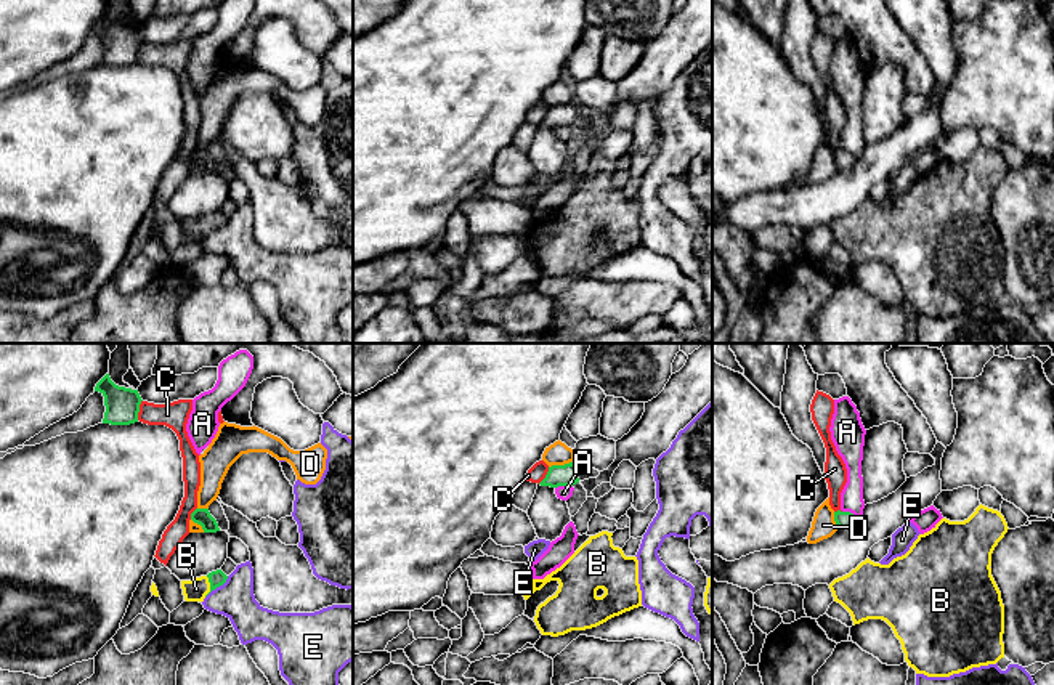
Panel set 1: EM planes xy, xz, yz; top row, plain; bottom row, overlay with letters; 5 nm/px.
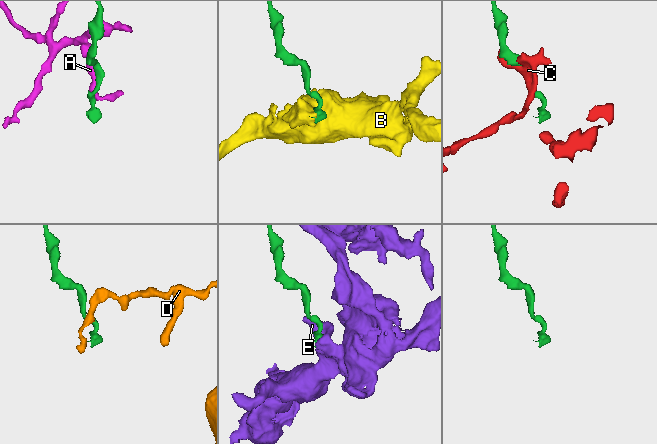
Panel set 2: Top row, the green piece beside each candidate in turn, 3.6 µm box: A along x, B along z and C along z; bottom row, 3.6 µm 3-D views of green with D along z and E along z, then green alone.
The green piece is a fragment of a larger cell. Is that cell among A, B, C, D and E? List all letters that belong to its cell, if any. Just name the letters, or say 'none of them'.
B

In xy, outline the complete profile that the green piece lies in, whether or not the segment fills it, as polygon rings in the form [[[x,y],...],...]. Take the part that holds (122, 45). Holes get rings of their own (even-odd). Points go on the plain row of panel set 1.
[[[106,14],[95,27],[104,37],[104,59],[103,64],[130,66],[138,63],[141,37],[138,30],[116,26],[109,14]]]

